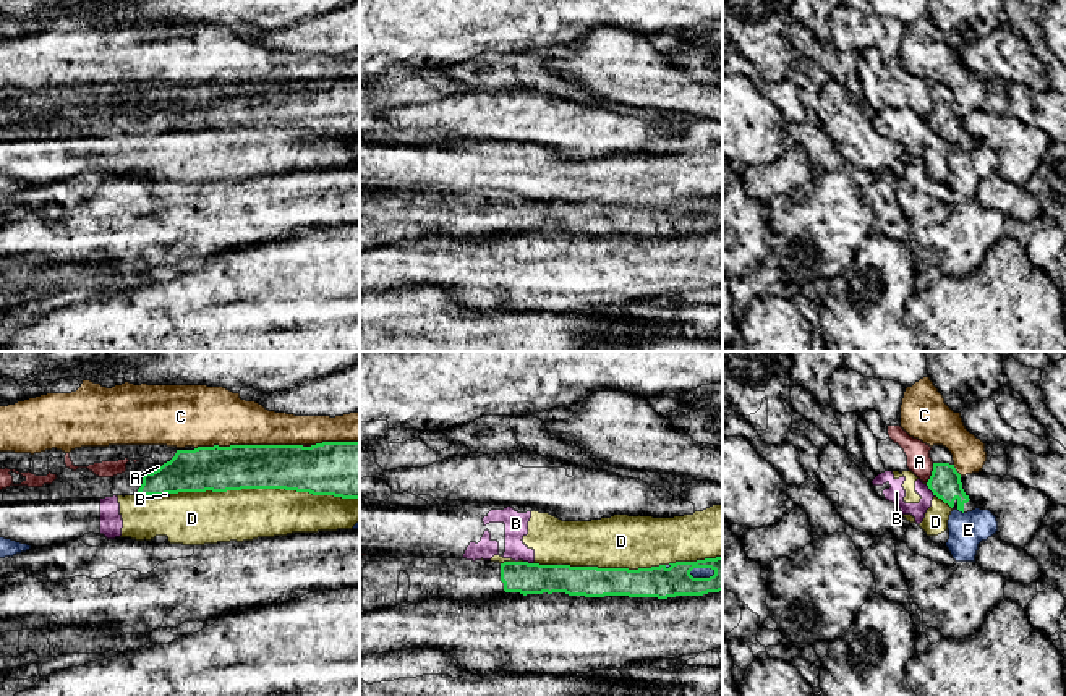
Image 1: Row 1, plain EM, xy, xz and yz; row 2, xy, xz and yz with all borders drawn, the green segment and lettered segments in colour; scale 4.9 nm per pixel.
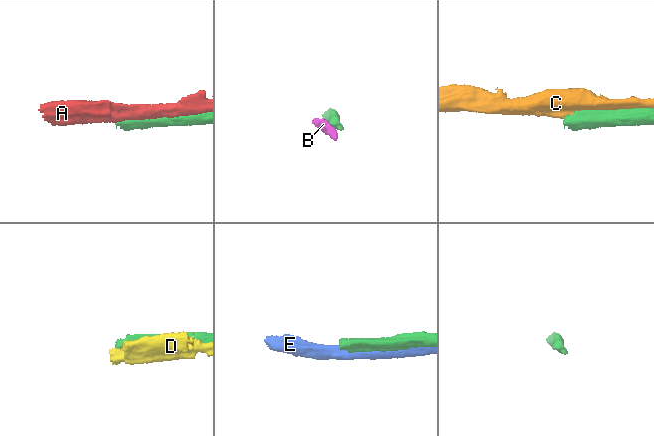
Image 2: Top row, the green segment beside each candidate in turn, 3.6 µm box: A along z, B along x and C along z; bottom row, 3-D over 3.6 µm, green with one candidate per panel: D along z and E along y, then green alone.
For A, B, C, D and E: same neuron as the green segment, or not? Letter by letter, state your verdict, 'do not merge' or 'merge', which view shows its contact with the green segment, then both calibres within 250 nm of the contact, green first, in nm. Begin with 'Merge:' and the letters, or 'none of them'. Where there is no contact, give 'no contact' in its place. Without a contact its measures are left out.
Merge: none of them
A: do not merge | yz | 160/120 nm
B: do not merge | yz | 160/90 nm
C: do not merge | xy | 220/300 nm
D: do not merge | xy | 220/260 nm
E: do not merge | xz | 160/50 nm

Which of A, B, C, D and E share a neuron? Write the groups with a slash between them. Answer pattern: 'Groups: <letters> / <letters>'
Groups: A / B D / C / E

